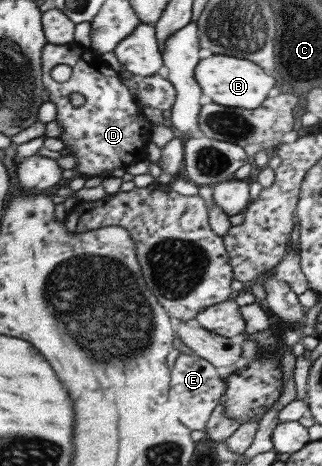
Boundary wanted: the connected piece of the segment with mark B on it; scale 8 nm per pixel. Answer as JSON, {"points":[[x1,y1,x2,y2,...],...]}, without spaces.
{"points":[[211,54,199,59,193,71,194,79,200,86,201,93,210,97,212,103,224,107,256,109,266,98,266,93,274,87,274,79,268,77,258,65,249,59,238,59,236,56]]}

